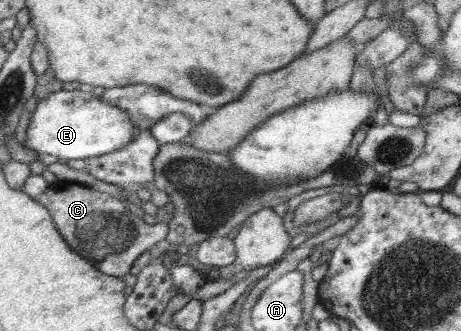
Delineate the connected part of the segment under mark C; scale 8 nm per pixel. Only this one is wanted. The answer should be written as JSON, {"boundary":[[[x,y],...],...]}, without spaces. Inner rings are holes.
{"boundary":[[[55,182],[35,200],[48,210],[55,228],[72,251],[89,261],[99,272],[115,278],[128,274],[136,257],[167,234],[166,222],[145,223],[126,208],[124,201],[85,185]]]}

